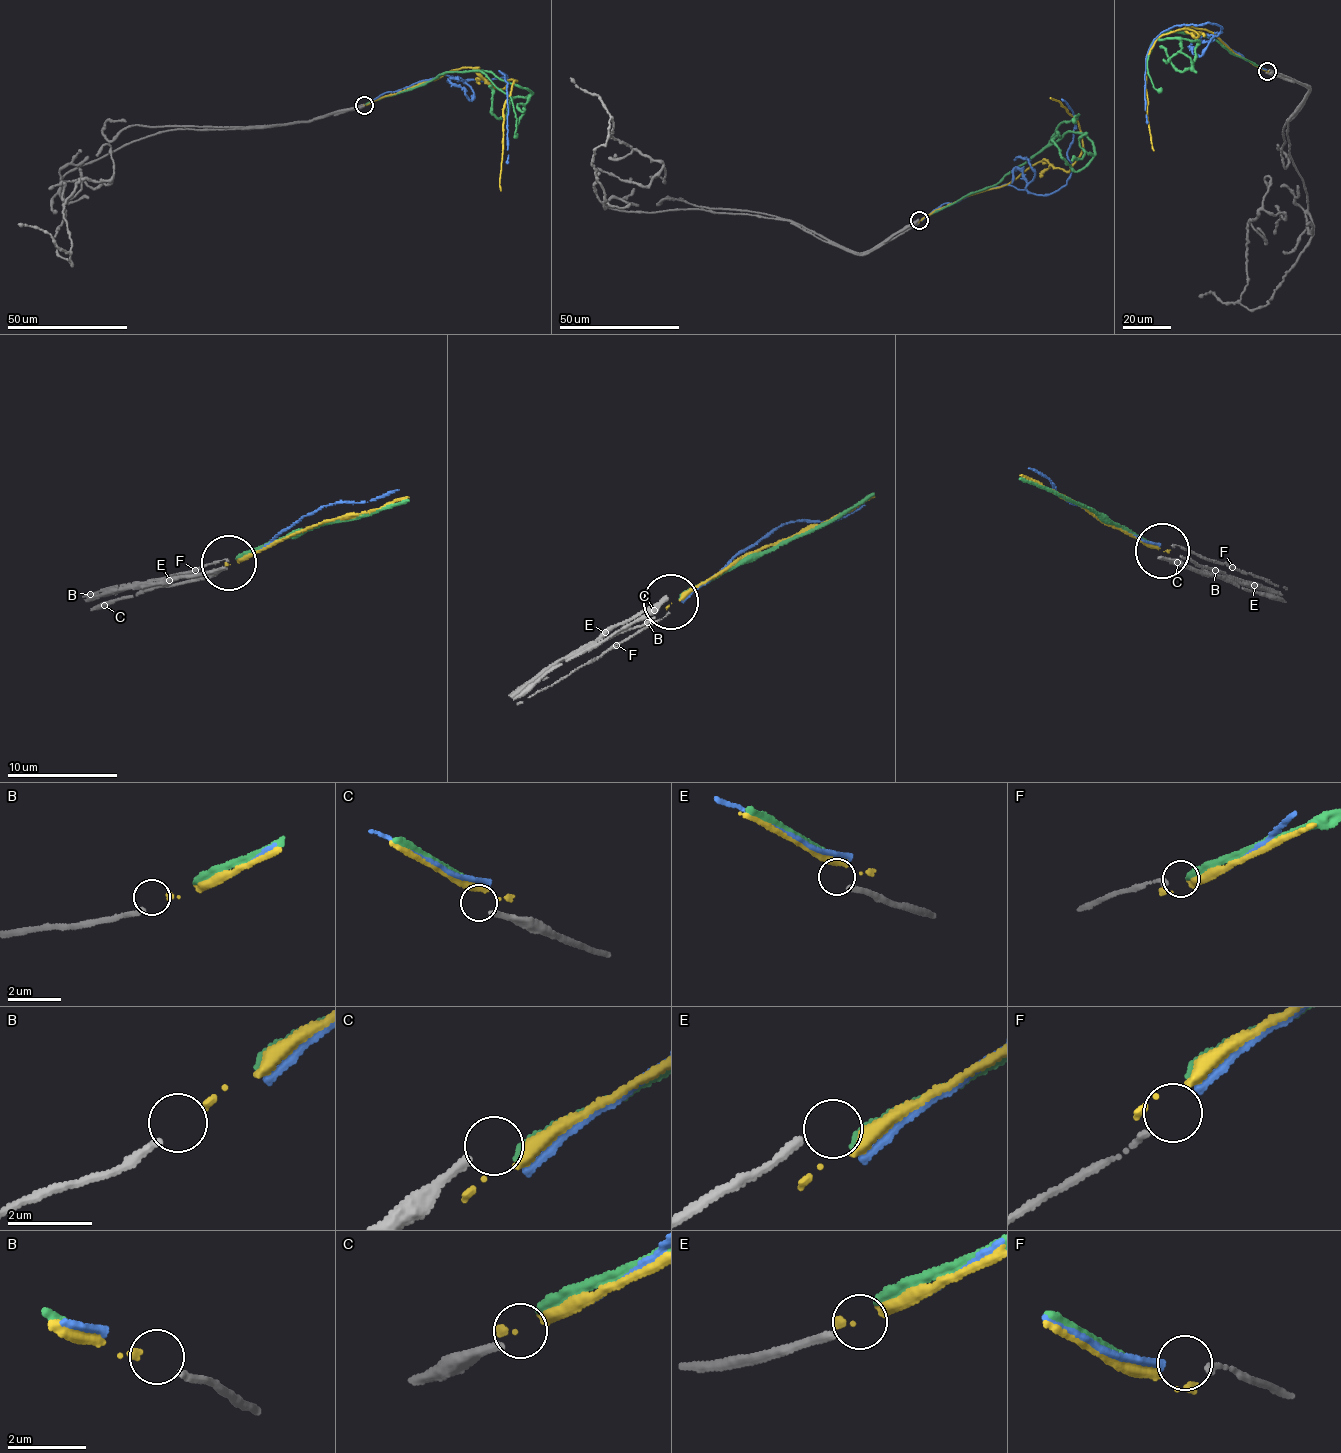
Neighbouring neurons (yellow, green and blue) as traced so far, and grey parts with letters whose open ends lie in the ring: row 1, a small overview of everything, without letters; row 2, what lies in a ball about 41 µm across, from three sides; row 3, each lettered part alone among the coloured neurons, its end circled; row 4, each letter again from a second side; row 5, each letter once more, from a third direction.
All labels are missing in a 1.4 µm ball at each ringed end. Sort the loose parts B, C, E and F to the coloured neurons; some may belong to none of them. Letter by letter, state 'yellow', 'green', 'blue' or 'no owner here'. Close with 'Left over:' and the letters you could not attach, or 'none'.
B: yellow
C: no owner here
E: no owner here
F: blue
Left over: C, E

